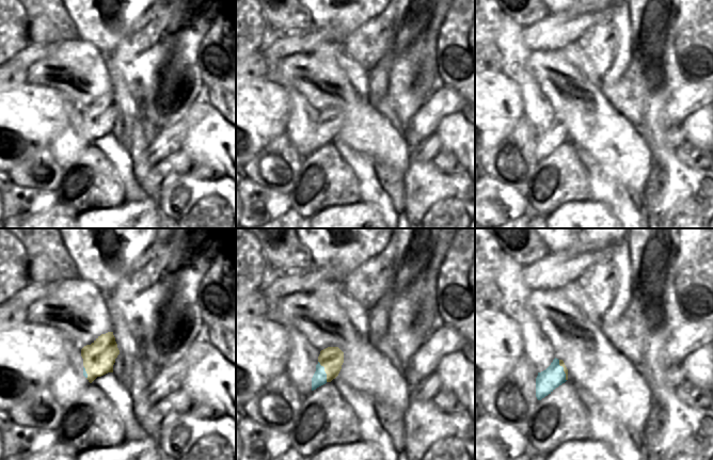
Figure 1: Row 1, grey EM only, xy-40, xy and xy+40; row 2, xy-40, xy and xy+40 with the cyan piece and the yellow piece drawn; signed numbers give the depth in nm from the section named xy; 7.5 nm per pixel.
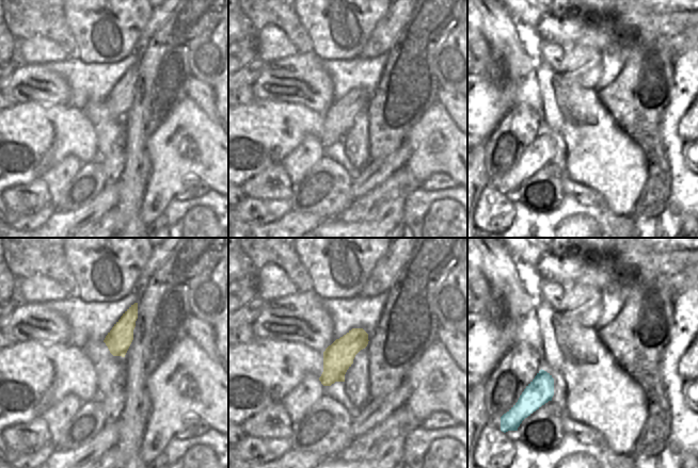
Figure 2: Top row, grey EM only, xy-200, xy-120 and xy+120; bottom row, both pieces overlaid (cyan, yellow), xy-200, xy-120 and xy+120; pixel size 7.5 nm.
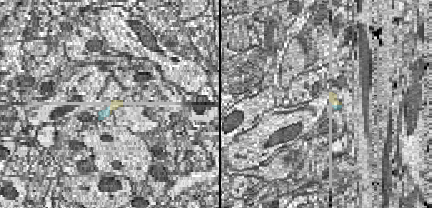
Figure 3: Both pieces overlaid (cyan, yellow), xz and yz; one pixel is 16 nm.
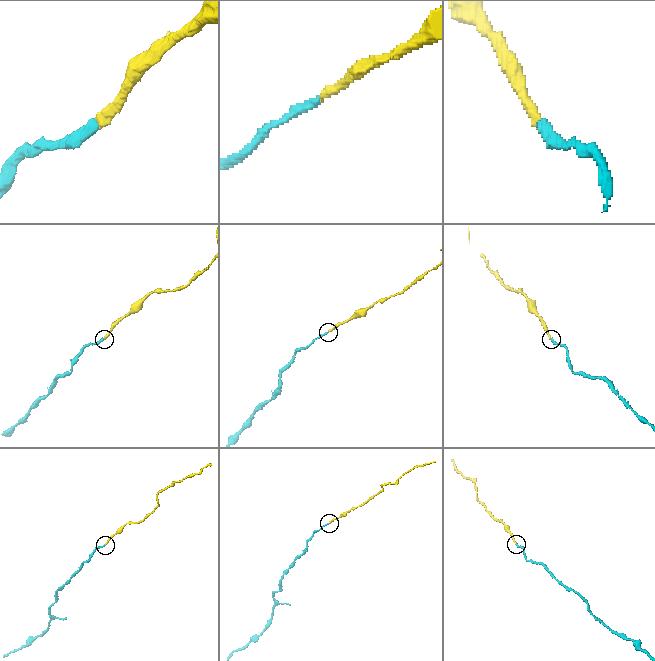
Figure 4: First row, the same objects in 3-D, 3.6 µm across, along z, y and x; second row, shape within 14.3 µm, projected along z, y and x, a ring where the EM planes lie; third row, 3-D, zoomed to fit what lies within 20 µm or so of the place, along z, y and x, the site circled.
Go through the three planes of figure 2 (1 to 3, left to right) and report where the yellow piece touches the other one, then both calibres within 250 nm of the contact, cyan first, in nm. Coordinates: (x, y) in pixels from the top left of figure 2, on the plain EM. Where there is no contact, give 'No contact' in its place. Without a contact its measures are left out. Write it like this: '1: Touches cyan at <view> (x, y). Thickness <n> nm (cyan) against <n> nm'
1: No contact
2: No contact
3: No contact

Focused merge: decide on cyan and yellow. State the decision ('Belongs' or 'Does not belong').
Belongs

